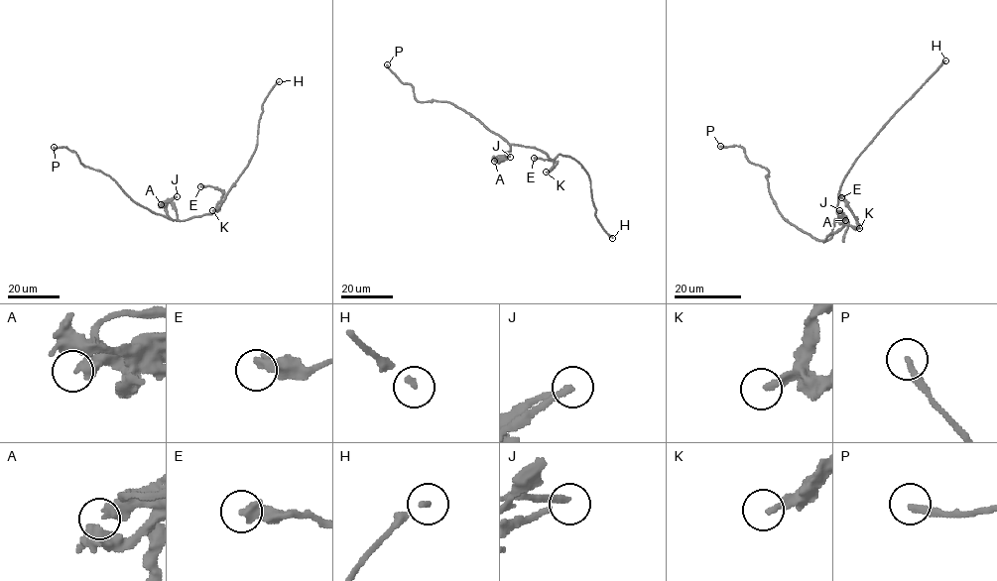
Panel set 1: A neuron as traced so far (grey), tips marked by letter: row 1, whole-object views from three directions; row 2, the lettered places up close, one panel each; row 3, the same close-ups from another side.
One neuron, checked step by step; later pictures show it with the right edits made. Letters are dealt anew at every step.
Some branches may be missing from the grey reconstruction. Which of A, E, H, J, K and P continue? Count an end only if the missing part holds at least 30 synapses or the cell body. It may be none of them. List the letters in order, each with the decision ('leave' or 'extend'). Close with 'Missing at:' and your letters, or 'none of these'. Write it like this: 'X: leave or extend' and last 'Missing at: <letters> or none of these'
A: extend
E: leave
H: extend
J: leave
K: leave
P: leave
Missing at: A, H

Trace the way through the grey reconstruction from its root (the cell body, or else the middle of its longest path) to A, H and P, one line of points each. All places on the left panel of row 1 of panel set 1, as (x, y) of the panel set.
A: (196, 217), (179, 221), (172, 203), (161, 204)
H: (196, 217), (211, 214), (219, 206), (247, 166), (257, 144), (262, 104), (279, 81)
P: (196, 217), (176, 221), (153, 213), (135, 202), (109, 175), (84, 167), (75, 152), (65, 147), (54, 147)

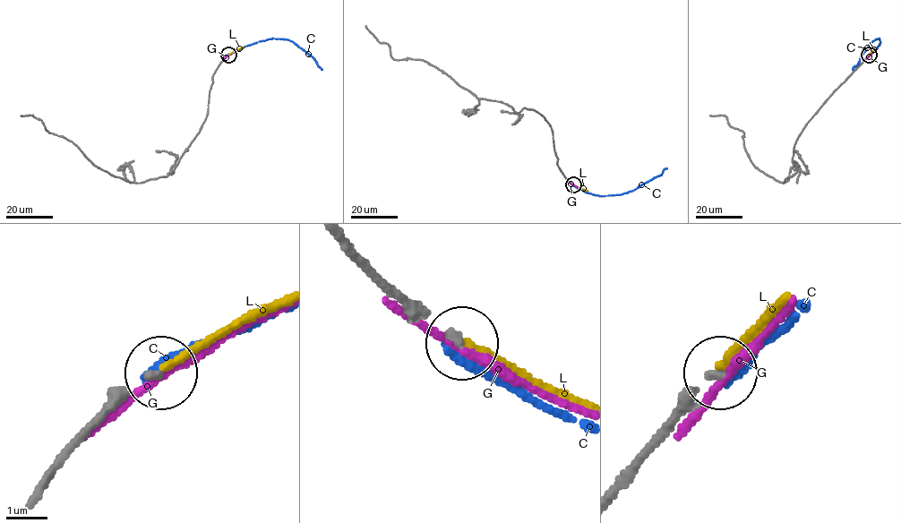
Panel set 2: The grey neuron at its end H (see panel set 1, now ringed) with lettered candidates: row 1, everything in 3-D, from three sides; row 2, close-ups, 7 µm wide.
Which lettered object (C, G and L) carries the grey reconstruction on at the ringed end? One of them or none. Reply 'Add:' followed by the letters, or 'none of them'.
Add: L

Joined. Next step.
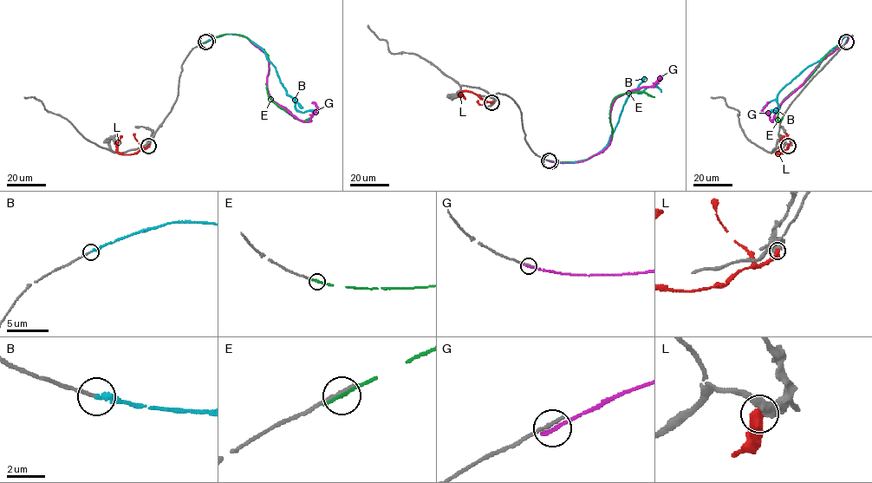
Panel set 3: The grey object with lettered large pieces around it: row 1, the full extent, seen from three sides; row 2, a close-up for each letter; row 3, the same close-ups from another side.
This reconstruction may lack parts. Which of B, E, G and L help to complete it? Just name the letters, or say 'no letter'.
B

